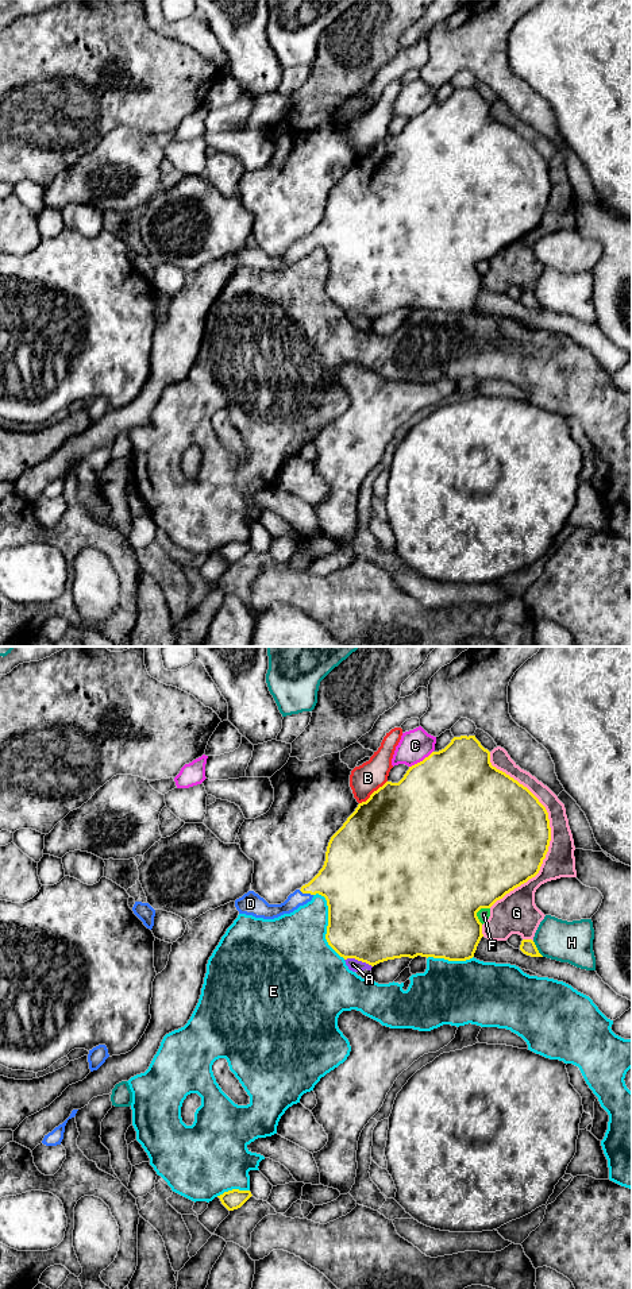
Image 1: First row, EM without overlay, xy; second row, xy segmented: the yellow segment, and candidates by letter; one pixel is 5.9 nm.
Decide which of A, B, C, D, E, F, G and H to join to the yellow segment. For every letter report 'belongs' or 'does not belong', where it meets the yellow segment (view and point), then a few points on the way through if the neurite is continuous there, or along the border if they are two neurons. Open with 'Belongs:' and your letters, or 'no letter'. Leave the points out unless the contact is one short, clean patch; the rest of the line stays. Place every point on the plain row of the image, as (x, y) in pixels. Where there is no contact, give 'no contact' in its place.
Belongs: D
A: does not belong; contact xy (358, 312); border xy (345, 311), (357, 311), (372, 319)
B: does not belong; contact xy (373, 145)
C: does not belong; contact xy (420, 114)
D: belongs; contact xy (305, 244); way xy (346, 234), (322, 235), (305, 244), (286, 259), (269, 263)
E: does not belong; contact xy (328, 277)
F: does not belong; contact xy (477, 263)
G: does not belong; contact xy (550, 182)
H: does not belong; contact xy (536, 301)

